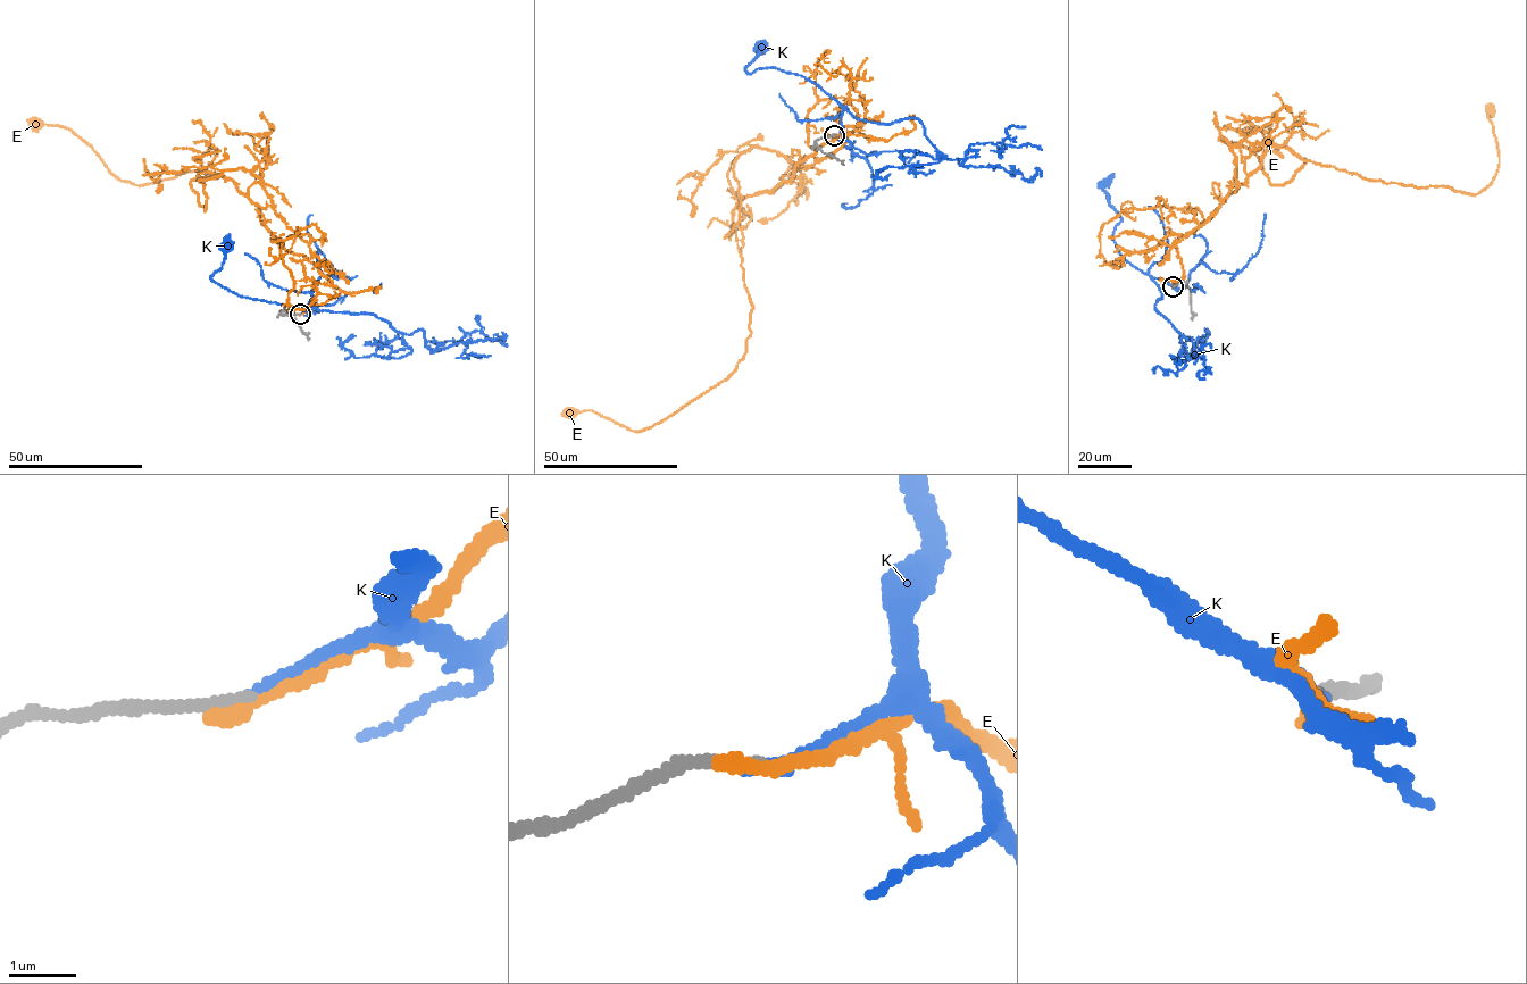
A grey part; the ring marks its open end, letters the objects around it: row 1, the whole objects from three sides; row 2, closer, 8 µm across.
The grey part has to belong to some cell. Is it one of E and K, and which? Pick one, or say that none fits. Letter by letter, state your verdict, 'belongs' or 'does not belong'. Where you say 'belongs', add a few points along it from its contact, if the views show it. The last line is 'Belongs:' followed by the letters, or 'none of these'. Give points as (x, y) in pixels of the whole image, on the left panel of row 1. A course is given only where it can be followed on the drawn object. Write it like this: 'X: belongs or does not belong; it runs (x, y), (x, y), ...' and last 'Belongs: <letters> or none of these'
E: does not belong
K: belongs; it runs (300, 314), (308, 306), (238, 295), (211, 278), (222, 267), (226, 244)
Belongs: K

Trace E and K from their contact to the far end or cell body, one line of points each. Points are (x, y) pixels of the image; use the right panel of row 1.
E: (1173, 286), (1184, 275), (1177, 240), (1208, 221), (1268, 147), (1366, 178), (1475, 194), (1499, 164), (1490, 109)
K: (1173, 286), (1136, 268), (1117, 250), (1112, 238), (1121, 218), (1109, 203), (1102, 186), (1106, 181)

